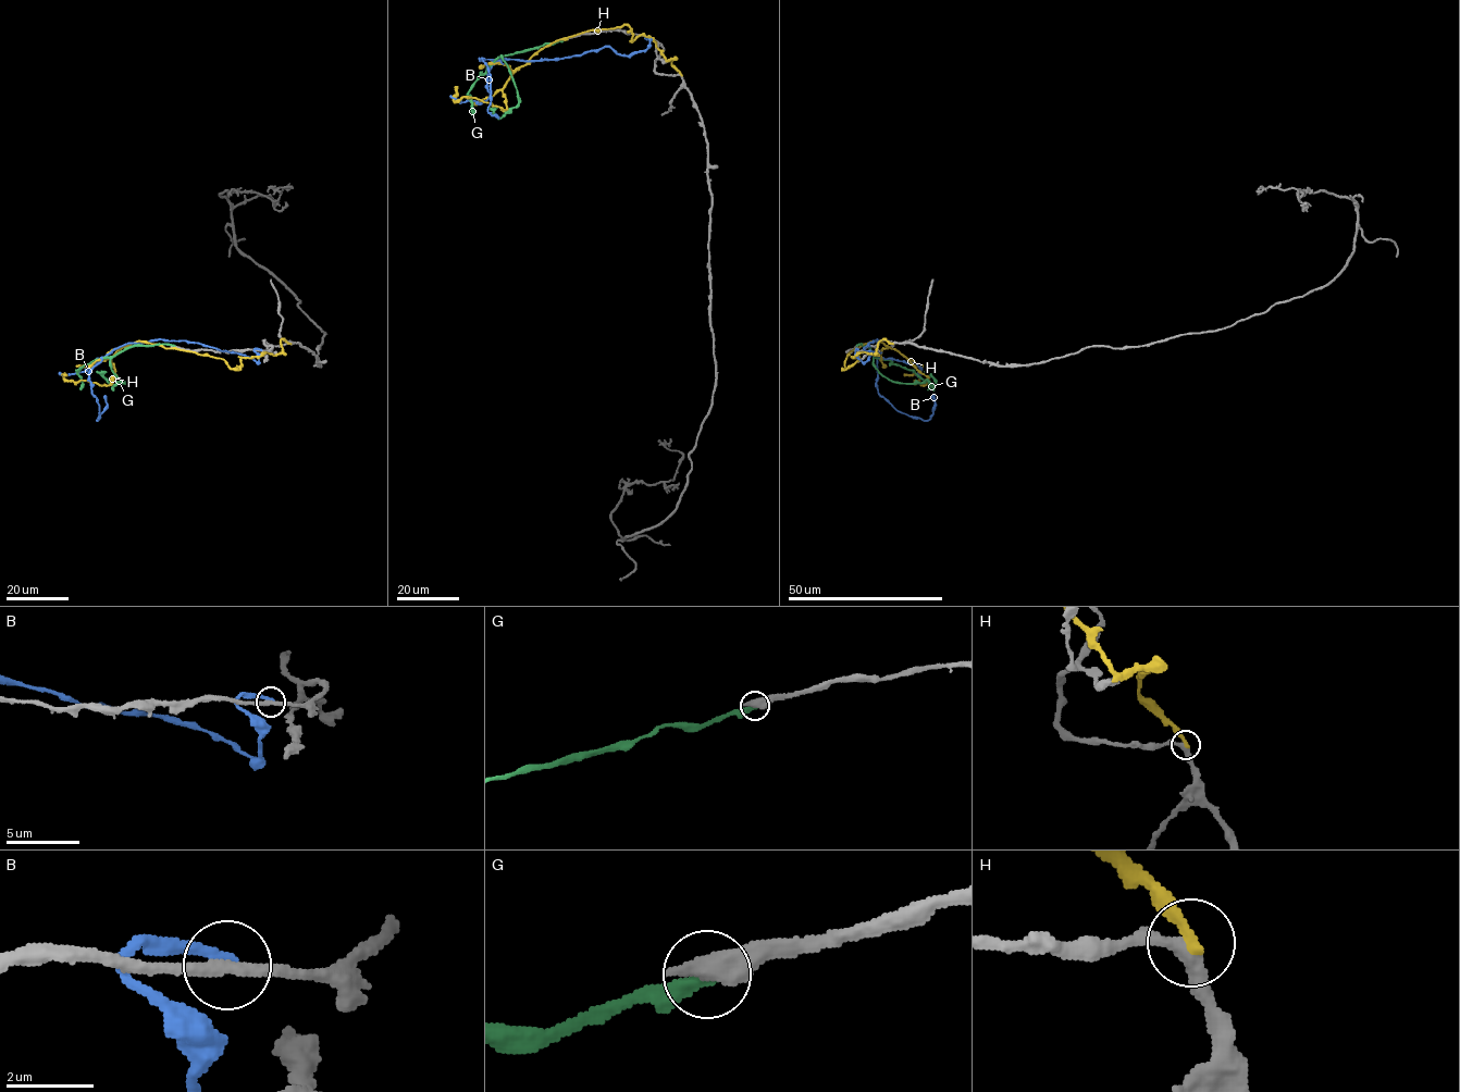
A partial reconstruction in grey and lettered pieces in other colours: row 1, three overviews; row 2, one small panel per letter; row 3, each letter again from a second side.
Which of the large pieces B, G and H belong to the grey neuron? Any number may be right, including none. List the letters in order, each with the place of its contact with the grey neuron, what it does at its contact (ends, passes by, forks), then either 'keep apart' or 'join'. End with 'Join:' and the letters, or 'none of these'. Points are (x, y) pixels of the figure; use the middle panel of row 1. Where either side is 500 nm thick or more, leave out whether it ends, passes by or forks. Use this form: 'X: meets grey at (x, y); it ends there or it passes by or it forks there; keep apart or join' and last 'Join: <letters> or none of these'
B: meets grey at (652, 40); it ends there; keep apart
G: meets grey at (565, 39); keep apart
H: meets grey at (681, 75); it ends there; keep apart
Join: none of these

